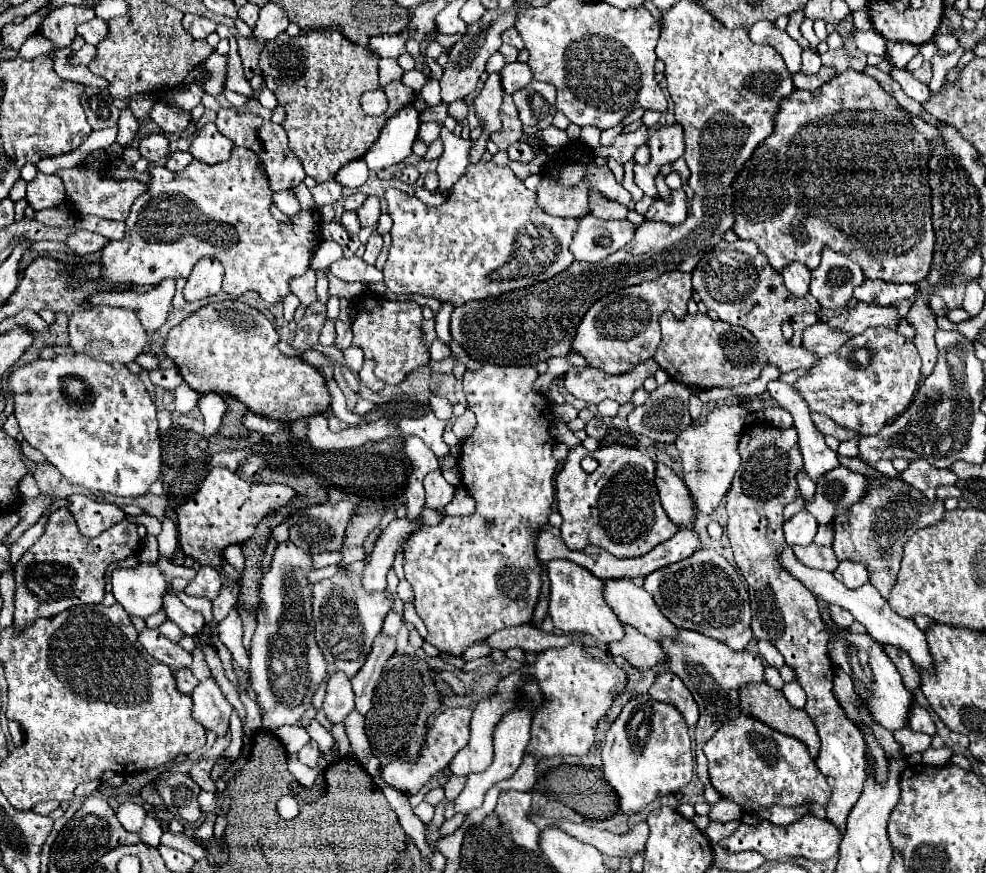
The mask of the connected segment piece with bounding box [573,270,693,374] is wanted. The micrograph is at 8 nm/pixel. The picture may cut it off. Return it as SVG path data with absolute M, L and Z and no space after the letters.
M671 270L657 276L657 280L647 280L637 286L627 286L599 298L583 316L577 336L573 340L573 350L585 356L589 366L599 368L607 374L623 374L641 362L653 358L659 342L659 316L673 312L677 320L687 316L687 302L693 298L691 274Z

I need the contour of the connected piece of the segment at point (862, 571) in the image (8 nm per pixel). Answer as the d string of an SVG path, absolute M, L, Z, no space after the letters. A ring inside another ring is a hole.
M839 562L837 570L833 572L833 576L843 582L847 588L859 588L859 584L867 582L867 568L863 568L863 564L855 564L855 562Z

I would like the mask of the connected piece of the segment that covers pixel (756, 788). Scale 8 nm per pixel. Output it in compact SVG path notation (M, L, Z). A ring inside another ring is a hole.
M741 714L735 720L721 724L721 728L703 746L703 752L709 760L709 776L715 790L723 798L737 802L745 812L755 812L757 808L771 804L793 808L807 804L807 814L825 818L825 806L831 796L829 784L803 742L793 736L781 734L763 726L757 718Z

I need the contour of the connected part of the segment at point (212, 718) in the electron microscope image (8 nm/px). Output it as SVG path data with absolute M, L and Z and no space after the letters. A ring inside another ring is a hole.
M213 676L201 680L195 686L195 690L191 692L191 700L193 700L191 710L193 720L197 720L205 730L215 732L217 736L225 736L229 730L233 706L227 702Z

